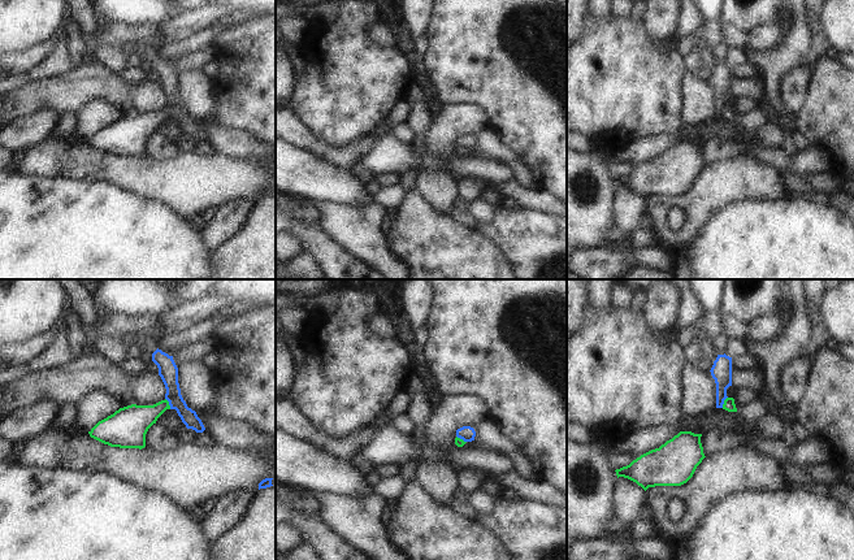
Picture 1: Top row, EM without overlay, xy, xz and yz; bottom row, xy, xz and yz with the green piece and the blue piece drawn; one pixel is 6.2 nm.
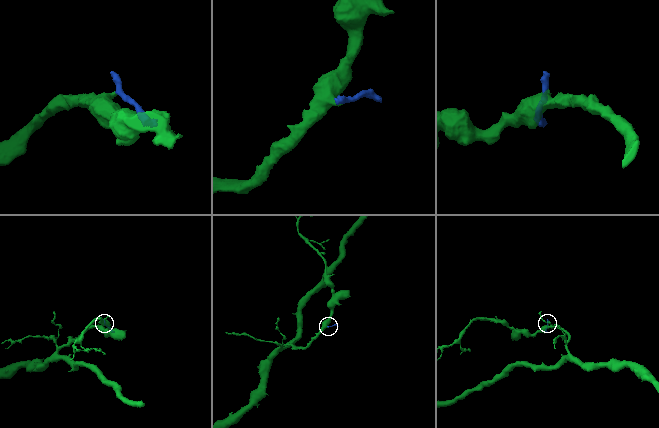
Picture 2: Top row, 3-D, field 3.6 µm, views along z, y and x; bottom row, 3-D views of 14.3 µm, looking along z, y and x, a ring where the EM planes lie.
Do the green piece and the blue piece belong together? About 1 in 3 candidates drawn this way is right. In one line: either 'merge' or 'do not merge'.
do not merge

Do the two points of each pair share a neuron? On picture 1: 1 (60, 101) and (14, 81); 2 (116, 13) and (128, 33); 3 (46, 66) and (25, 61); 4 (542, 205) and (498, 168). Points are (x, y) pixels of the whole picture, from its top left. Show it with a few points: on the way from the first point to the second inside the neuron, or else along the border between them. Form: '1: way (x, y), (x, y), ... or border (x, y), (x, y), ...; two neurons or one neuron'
1: border (52, 77), (26, 81), (13, 89); two neurons
2: border (112, 22), (125, 22), (129, 25), (151, 24); two neurons
3: border (53, 42), (53, 48), (35, 66), (13, 76); two neurons
4: border (512, 178), (504, 182), (486, 182); two neurons

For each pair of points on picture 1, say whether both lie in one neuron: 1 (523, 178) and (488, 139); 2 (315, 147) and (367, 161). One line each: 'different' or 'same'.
1: same
2: different

